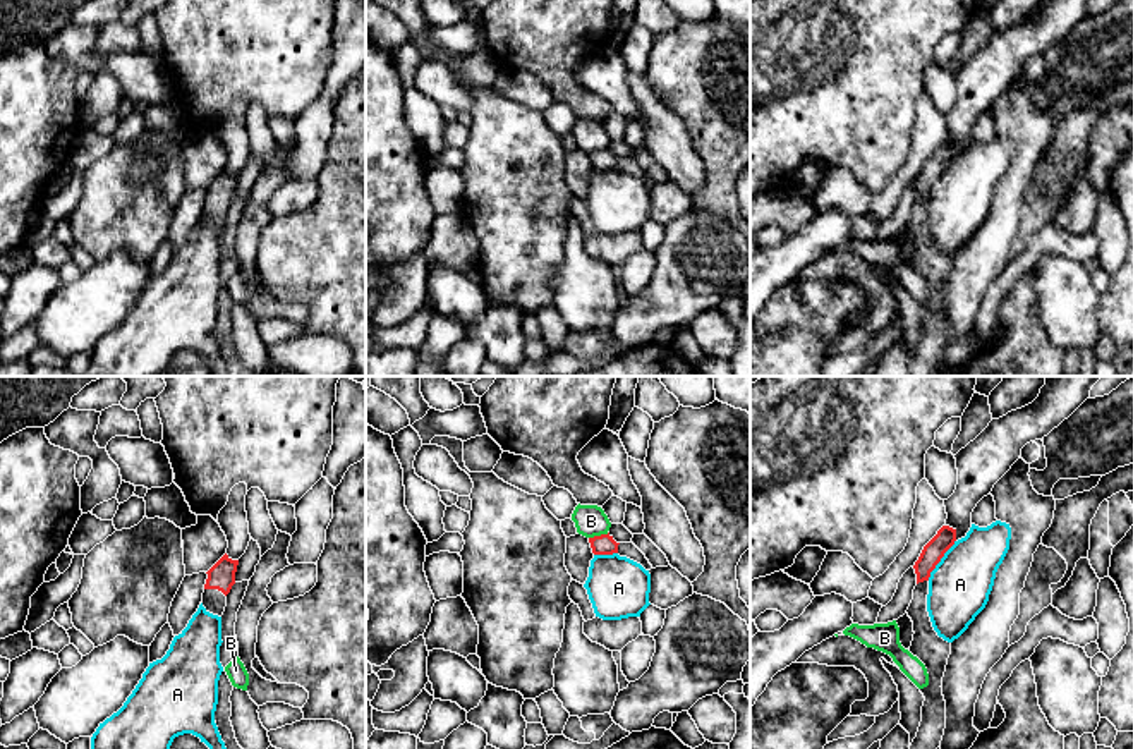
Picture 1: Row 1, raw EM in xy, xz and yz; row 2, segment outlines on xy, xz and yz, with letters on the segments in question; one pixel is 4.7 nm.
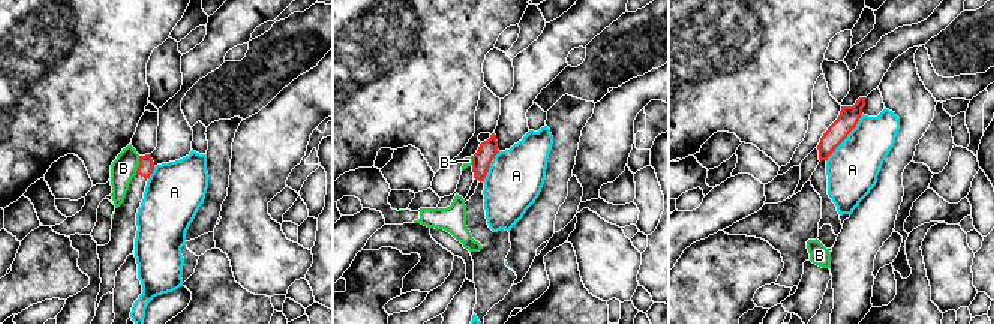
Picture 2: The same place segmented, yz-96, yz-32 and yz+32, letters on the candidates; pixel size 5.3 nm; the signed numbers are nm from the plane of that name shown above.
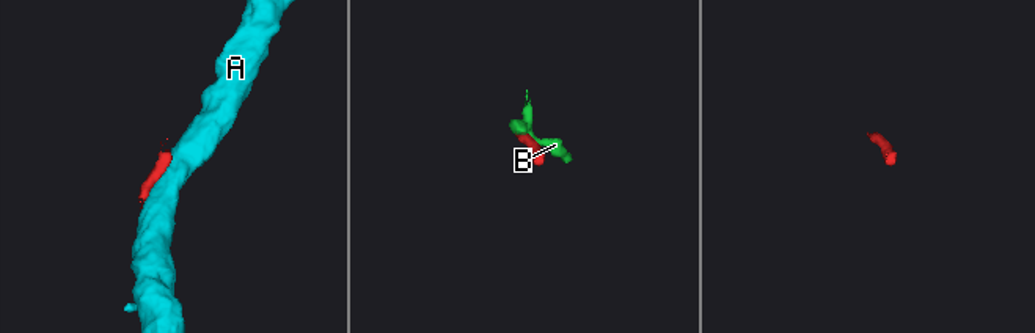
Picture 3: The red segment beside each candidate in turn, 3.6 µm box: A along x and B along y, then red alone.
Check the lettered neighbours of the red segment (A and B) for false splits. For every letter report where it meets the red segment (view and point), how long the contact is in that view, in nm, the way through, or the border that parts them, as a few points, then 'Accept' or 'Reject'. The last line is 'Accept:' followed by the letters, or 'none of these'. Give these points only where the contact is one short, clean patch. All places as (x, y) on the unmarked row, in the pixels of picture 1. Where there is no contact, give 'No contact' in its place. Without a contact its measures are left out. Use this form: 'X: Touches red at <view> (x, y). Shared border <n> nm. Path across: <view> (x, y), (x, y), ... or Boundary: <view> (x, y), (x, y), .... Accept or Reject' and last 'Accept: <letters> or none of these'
A: Touches red at yz (939, 176). Shared border 240 nm. Reject
B: Touches red at xz (598, 152). Shared border 100 nm. Boundary: xz (608, 148), (589, 153). Reject
Accept: none of these

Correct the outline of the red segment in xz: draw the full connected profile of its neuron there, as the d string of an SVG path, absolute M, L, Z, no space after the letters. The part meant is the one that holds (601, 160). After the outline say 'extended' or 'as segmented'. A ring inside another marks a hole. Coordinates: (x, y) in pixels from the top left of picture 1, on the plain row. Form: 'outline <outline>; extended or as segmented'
outline M601 149L601 151L594 151L589 153L591 163L594 170L613 170L618 168L618 160L613 151L608 149Z; as segmented

